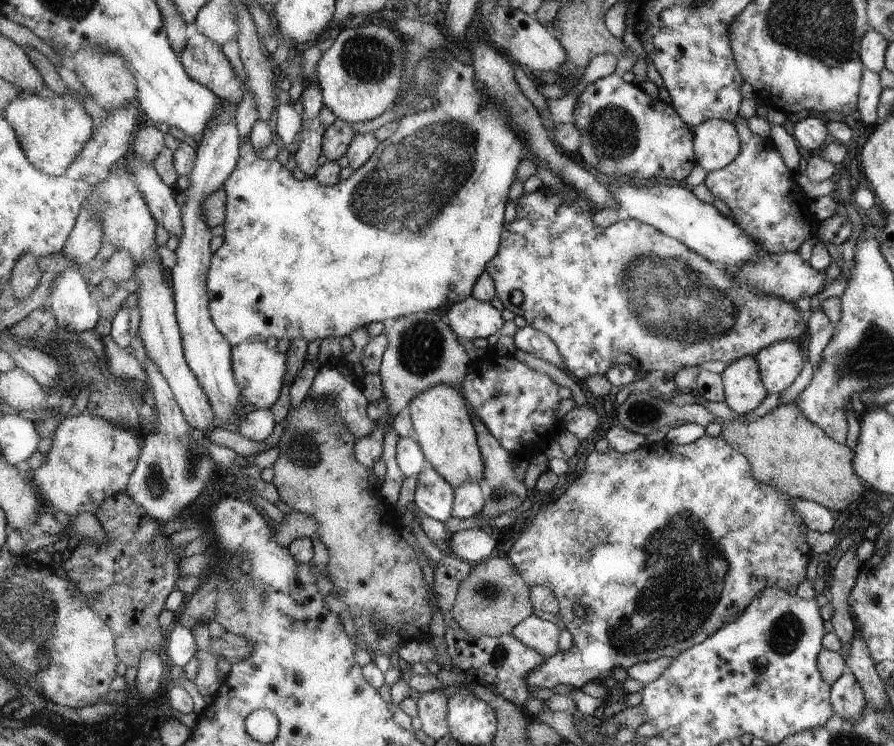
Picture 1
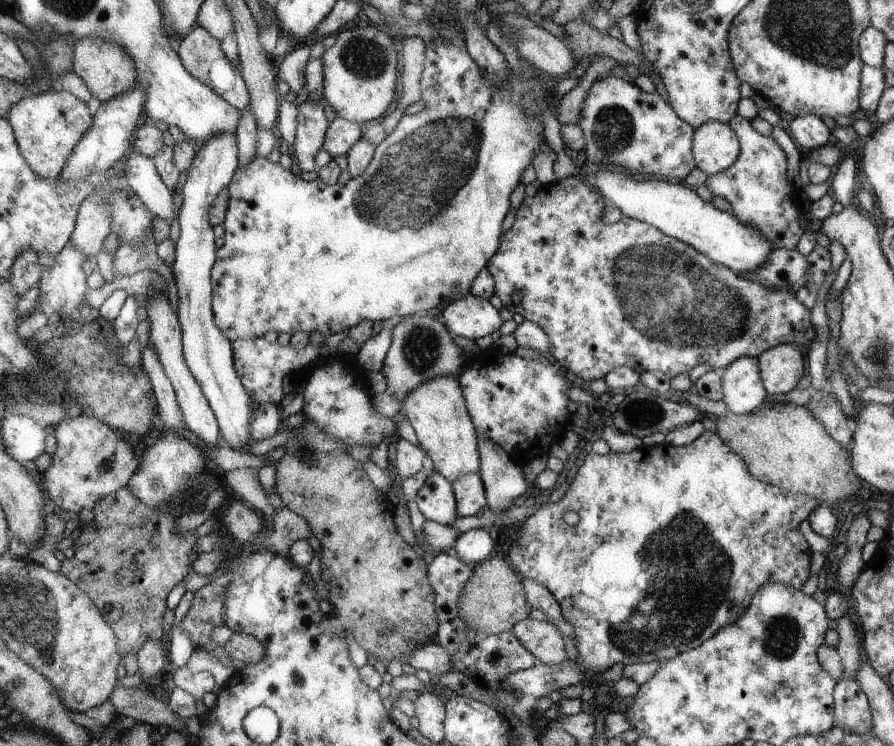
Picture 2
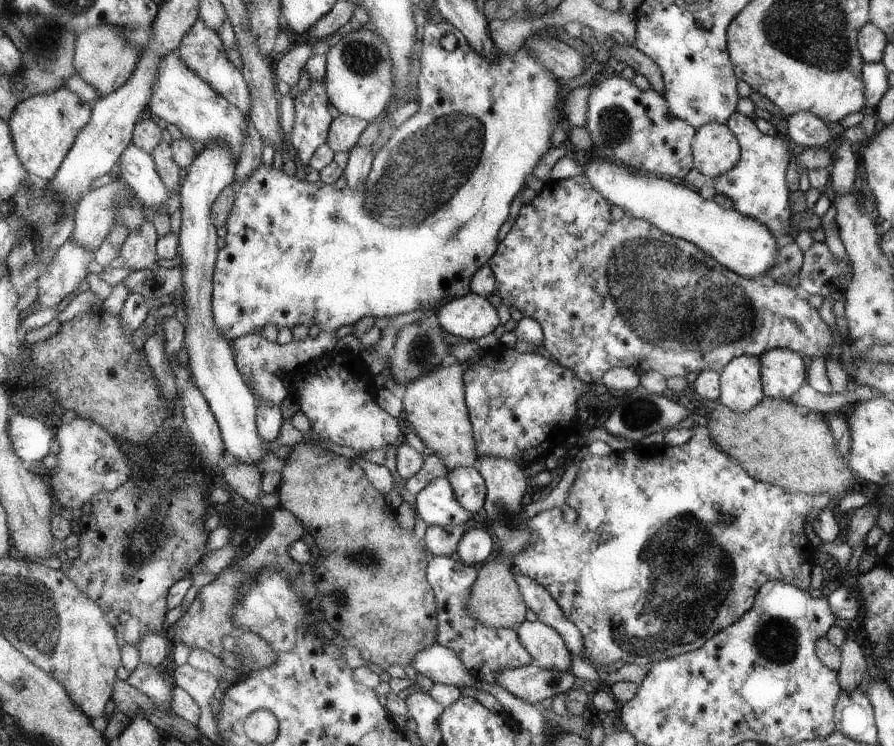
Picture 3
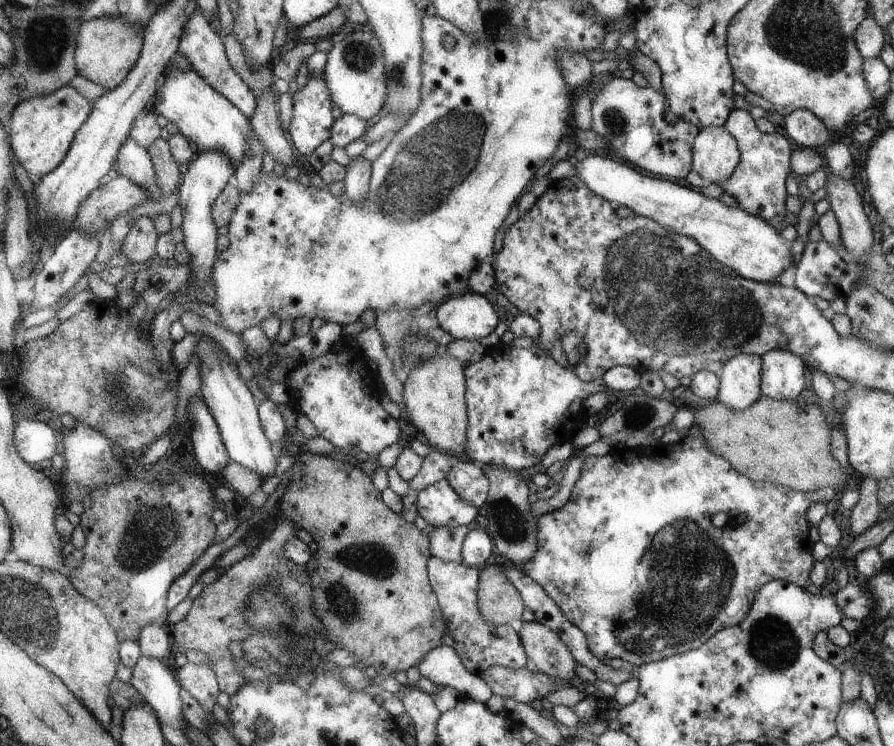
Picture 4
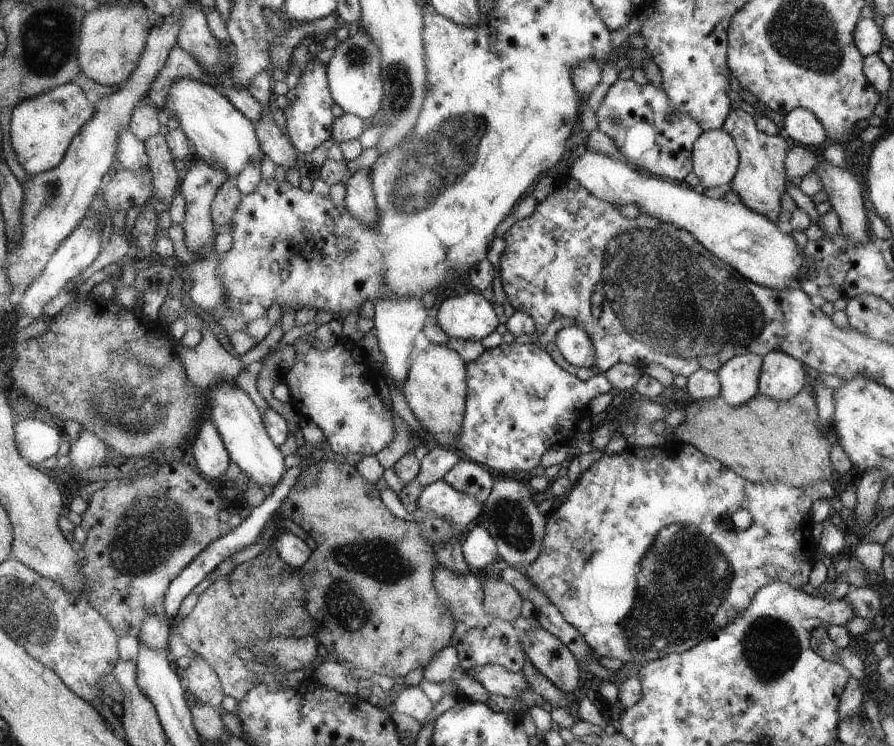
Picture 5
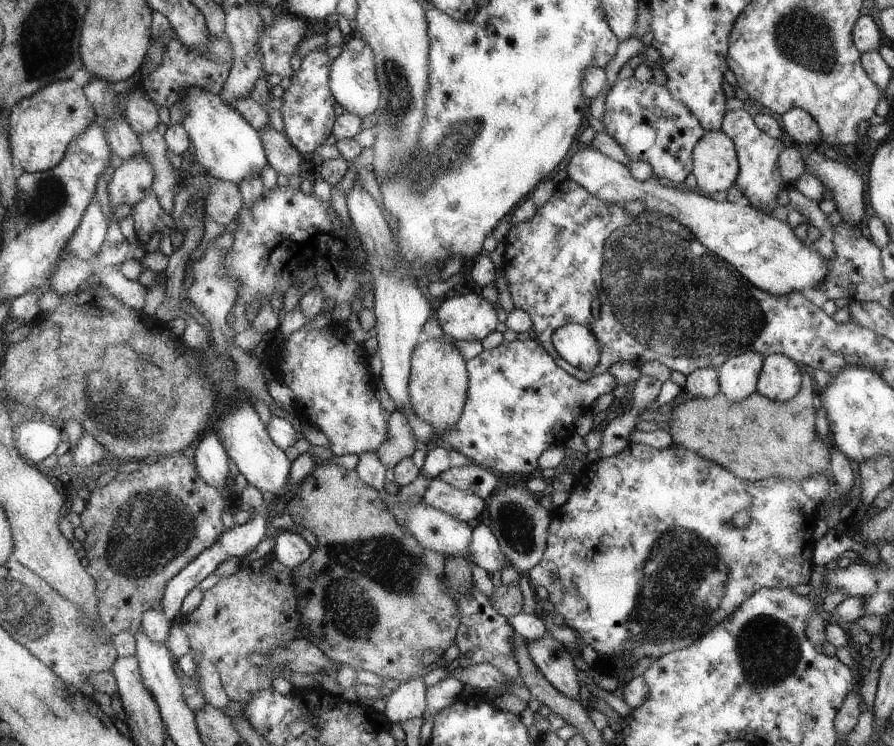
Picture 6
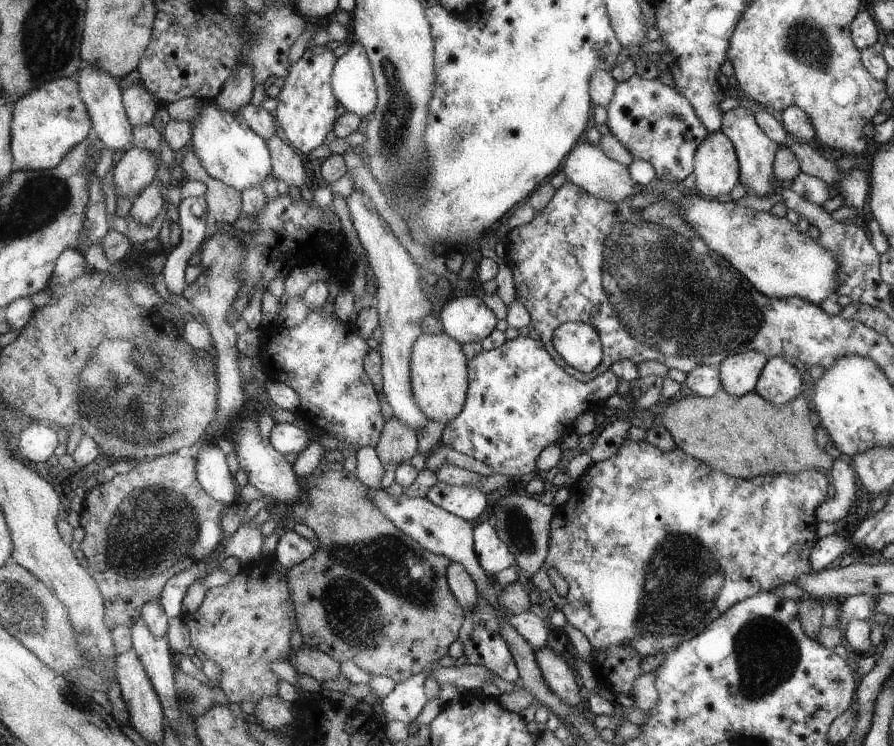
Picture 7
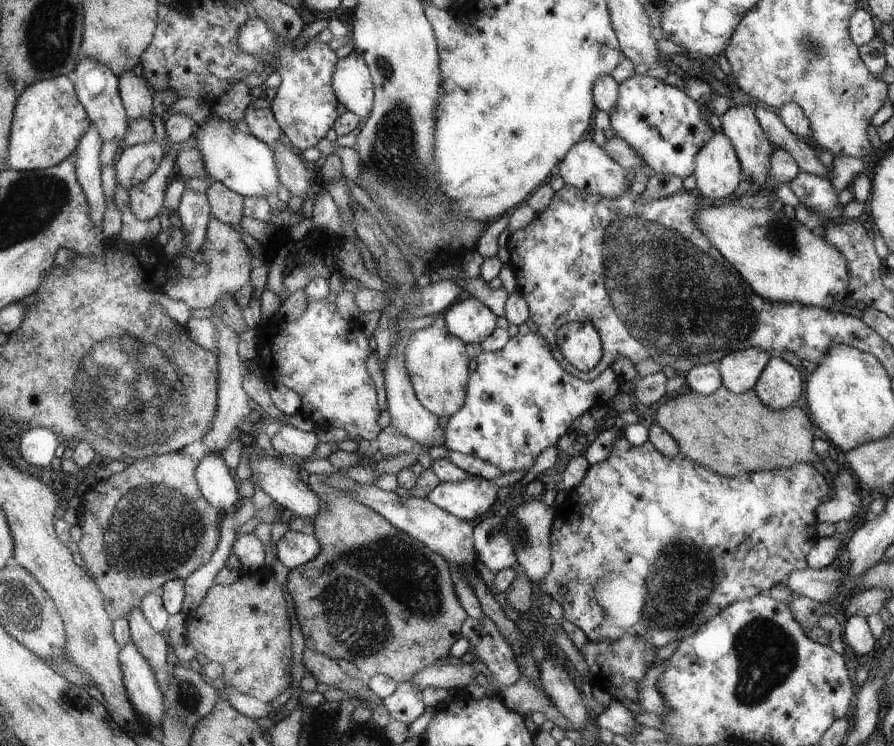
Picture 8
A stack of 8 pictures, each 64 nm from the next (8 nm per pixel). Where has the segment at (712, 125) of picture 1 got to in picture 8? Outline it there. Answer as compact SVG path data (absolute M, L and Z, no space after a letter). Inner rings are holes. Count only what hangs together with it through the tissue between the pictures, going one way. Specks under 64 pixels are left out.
M721 131L697 155L694 176L698 192L707 202L728 199L738 184L747 178L732 140Z

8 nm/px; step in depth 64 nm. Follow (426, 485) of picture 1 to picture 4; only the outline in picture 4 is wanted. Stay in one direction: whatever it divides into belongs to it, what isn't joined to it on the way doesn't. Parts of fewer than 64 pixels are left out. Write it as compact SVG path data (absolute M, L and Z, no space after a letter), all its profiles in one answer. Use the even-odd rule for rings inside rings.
M446 478L417 492L417 515L431 528L466 526L479 513L481 510L466 502Z

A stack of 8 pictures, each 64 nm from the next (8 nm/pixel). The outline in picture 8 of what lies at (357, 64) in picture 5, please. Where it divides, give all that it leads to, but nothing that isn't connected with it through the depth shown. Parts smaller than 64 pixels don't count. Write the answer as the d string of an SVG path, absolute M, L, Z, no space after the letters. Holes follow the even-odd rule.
M354 52L337 63L333 90L343 109L366 118L374 110L376 90L368 64L362 55Z

